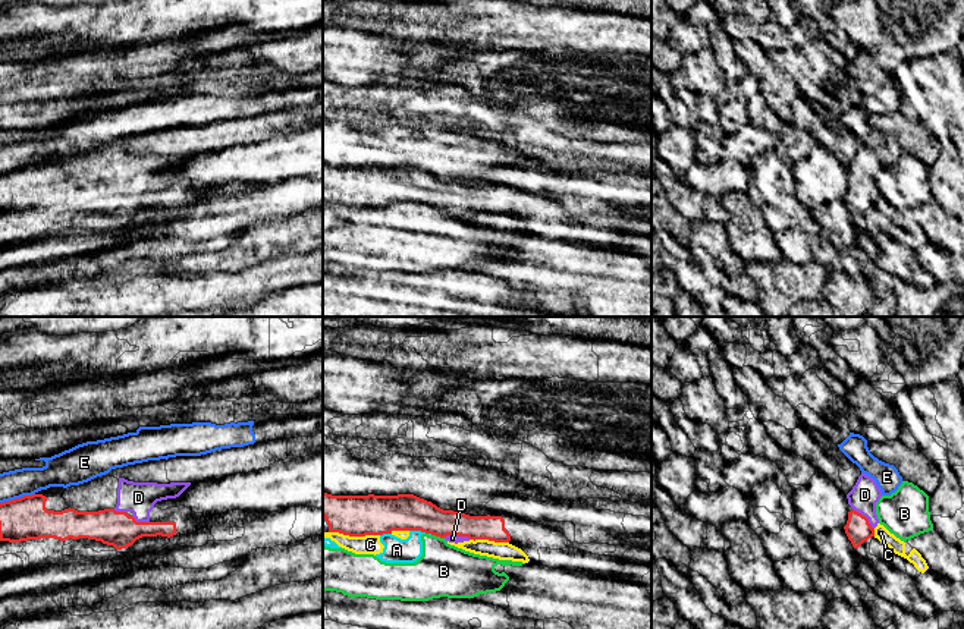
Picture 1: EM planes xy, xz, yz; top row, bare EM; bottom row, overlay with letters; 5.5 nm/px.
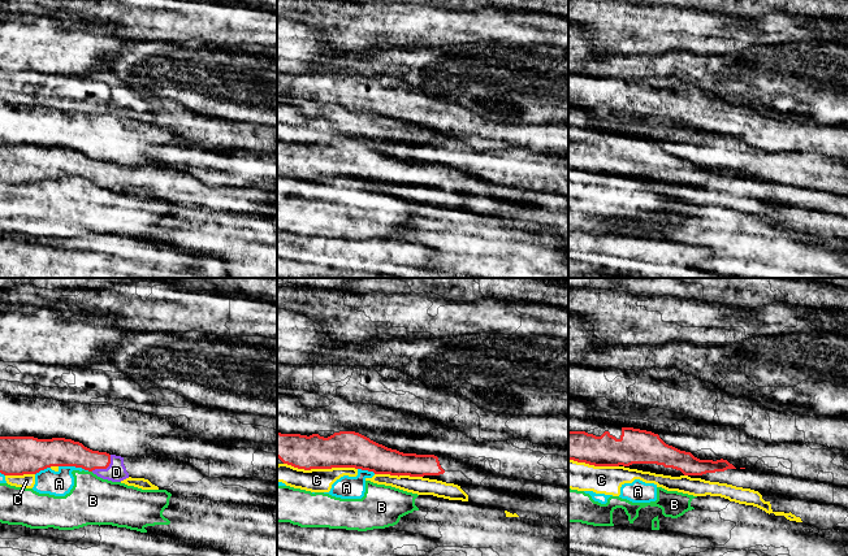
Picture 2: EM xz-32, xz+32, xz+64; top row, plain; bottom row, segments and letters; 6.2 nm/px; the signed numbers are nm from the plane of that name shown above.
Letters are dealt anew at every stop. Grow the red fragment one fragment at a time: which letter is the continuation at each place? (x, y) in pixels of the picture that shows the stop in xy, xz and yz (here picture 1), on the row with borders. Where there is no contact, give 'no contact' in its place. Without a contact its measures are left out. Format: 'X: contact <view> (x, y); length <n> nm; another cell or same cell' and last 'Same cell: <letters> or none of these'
A: contact xz (418, 530); length 100 nm; another cell
B: contact xz (437, 535); length 80 nm; another cell
C: contact xz (354, 535); length 280 nm; another cell
D: contact xz (457, 534); length 150 nm; same cell
E: contact xy (16, 499); length 200 nm; another cell
Same cell: D

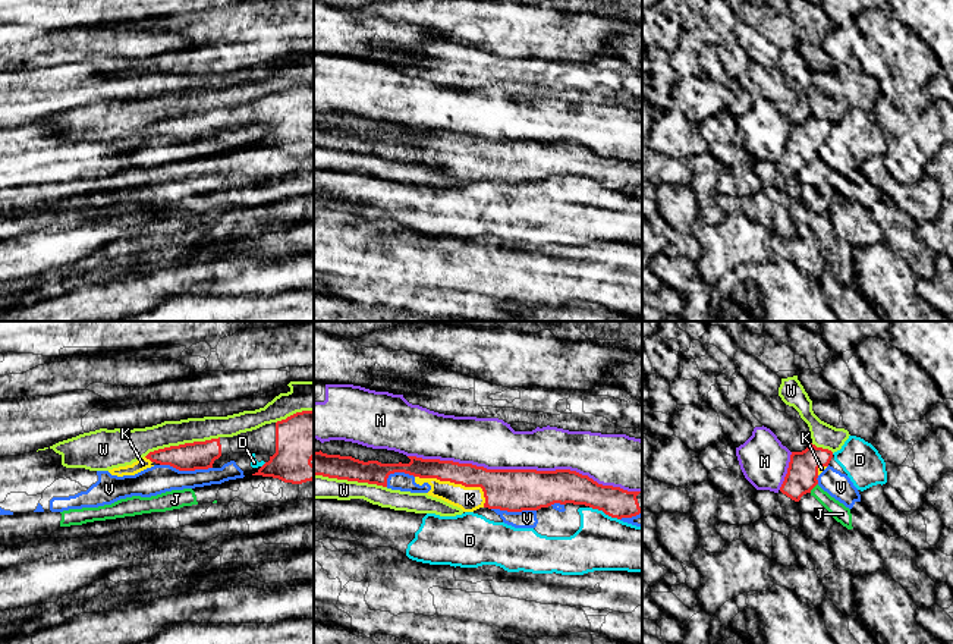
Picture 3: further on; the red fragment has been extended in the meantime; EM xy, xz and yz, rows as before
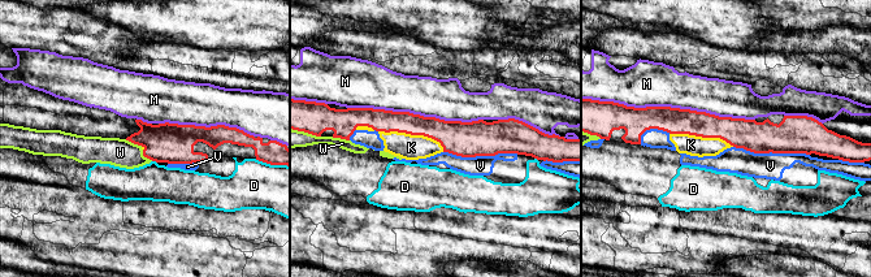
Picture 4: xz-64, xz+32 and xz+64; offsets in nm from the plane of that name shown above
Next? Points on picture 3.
D: contact xz (604, 512); length 180 nm; another cell
J: contact yz (814, 486); length 70 nm; another cell
K: contact xz (458, 483); length 420 nm; same cell
M: contact xz (525, 470); length 1300 nm; another cell
V: contact xy (186, 470); length 280 nm; another cell
W: contact xy (182, 445); length 420 nm; another cell
Same cell: K

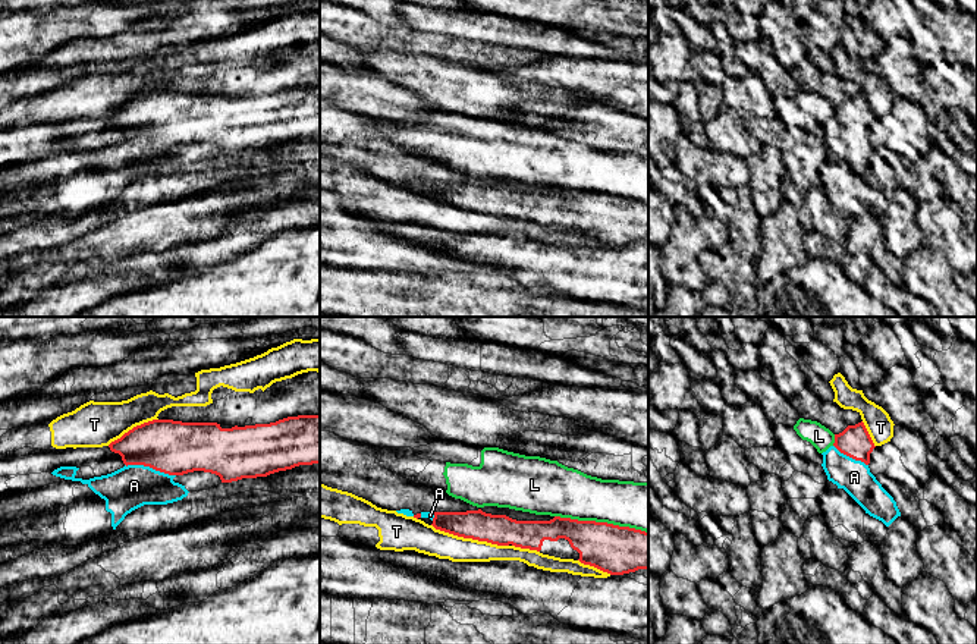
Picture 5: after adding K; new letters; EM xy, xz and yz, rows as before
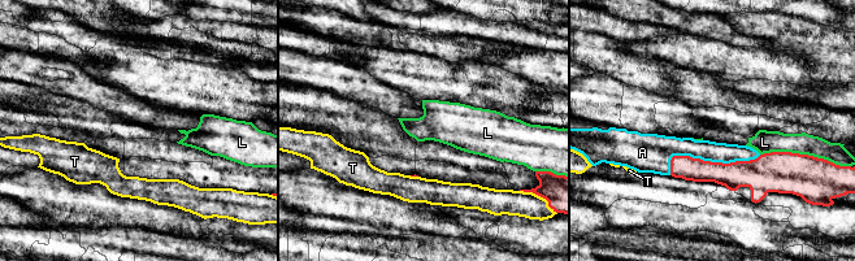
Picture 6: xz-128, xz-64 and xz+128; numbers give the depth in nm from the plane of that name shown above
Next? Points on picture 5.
A: contact xy (150, 467); length 280 nm; same cell
L: contact xz (602, 522); length 500 nm; another cell
T: contact xz (470, 537); length 440 nm; another cell
Same cell: A

